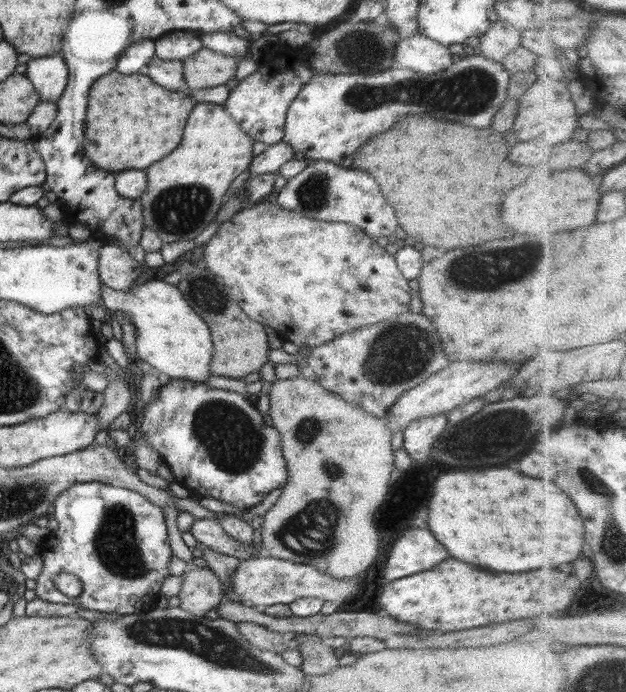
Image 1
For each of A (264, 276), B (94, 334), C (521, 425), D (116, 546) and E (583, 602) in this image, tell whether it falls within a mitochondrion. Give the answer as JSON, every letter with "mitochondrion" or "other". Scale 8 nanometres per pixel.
{"A":"other","B":"other","C":"mitochondrion","D":"mitochondrion","E":"mitochondrion"}

